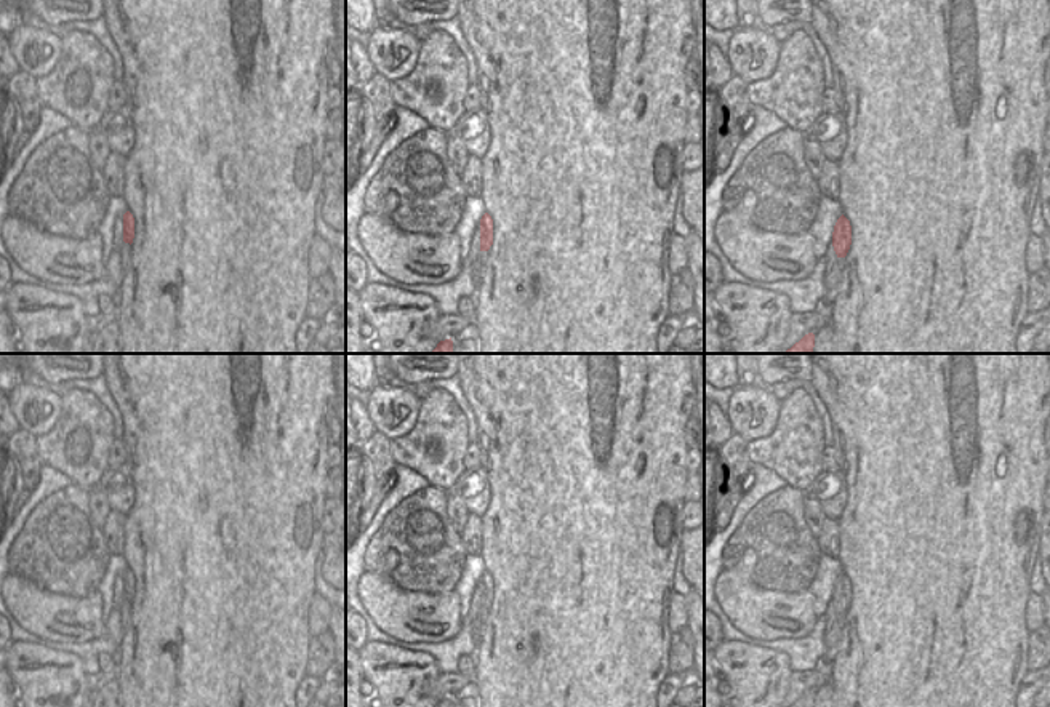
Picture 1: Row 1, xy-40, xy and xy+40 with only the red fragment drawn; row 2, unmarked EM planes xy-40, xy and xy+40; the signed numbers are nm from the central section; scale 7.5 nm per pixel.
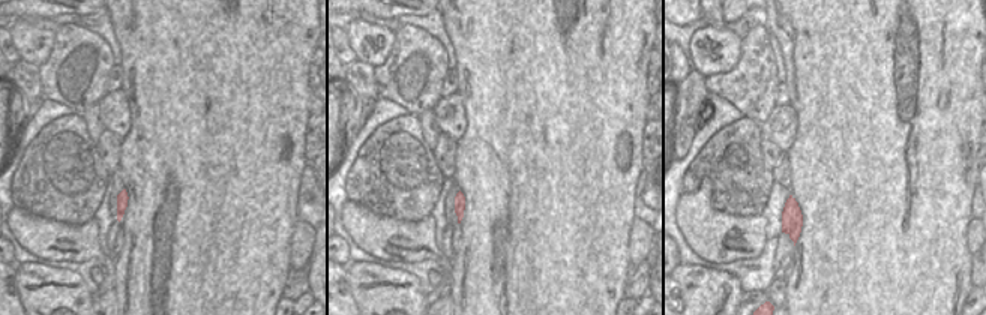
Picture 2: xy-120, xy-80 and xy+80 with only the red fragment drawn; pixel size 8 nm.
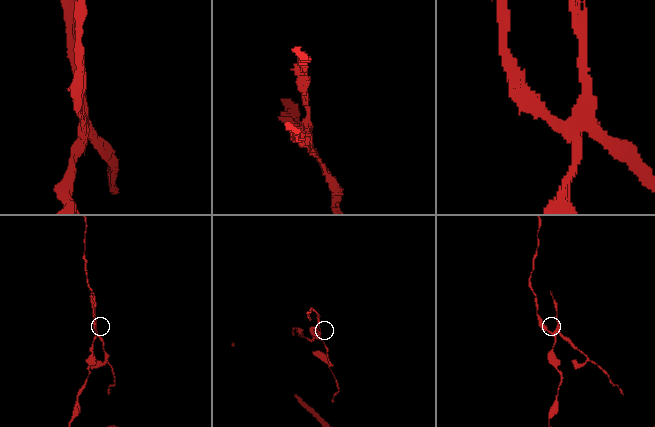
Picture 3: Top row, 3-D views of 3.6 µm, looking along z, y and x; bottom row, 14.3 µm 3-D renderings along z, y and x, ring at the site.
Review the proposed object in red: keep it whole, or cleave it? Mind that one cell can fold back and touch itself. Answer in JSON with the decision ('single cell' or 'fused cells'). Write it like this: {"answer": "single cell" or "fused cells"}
{"answer": "fused cells"}

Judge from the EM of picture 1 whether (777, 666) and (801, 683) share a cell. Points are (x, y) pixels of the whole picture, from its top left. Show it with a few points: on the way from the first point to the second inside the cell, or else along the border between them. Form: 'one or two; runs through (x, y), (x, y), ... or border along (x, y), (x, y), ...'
two; border along (793, 672), (786, 690)

